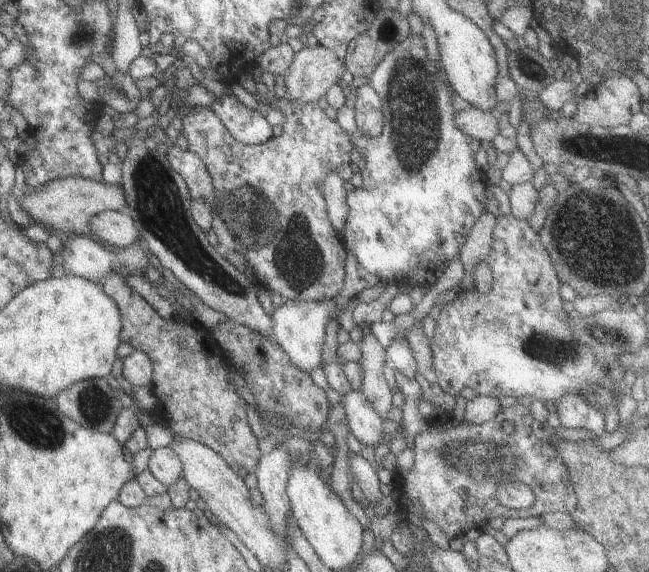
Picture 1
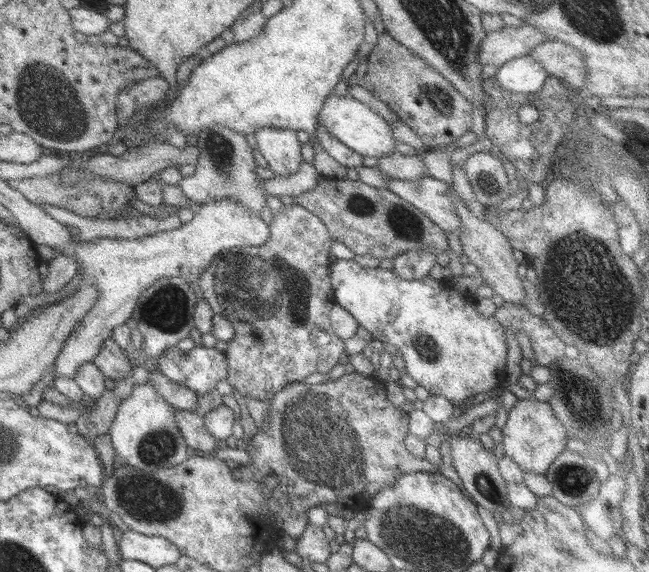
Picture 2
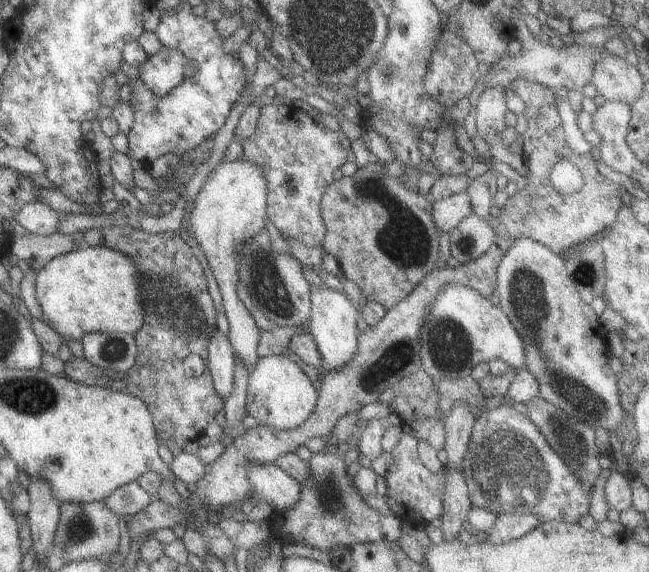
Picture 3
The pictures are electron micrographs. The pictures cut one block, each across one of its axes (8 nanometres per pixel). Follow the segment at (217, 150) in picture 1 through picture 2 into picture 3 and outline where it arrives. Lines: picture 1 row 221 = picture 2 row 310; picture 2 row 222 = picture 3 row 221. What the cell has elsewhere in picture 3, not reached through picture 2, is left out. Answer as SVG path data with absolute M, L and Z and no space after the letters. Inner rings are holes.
M267 100L261 106L254 134L241 144L242 158L263 168L267 184L267 218L284 237L294 238L308 248L322 247L321 242L327 230L321 217L321 200L325 190L334 182L332 174L348 160L350 141L342 131L332 131L291 104L276 106Z

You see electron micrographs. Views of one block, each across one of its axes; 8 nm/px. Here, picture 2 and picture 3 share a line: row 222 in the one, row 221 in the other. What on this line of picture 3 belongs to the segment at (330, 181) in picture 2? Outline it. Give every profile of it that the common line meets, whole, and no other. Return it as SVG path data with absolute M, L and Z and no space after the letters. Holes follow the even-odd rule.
M371 157L366 167L358 169L352 176L334 180L325 190L320 208L327 231L321 246L337 260L344 278L358 284L368 301L379 302L388 310L407 297L427 274L438 268L439 230L432 218L434 200L426 194L407 189L397 178L386 176L381 170L382 163Z

